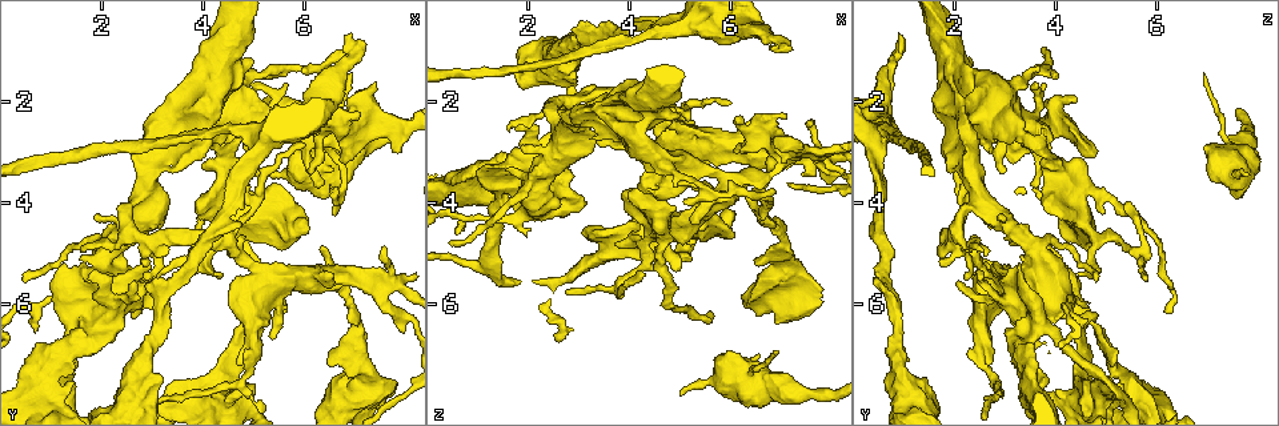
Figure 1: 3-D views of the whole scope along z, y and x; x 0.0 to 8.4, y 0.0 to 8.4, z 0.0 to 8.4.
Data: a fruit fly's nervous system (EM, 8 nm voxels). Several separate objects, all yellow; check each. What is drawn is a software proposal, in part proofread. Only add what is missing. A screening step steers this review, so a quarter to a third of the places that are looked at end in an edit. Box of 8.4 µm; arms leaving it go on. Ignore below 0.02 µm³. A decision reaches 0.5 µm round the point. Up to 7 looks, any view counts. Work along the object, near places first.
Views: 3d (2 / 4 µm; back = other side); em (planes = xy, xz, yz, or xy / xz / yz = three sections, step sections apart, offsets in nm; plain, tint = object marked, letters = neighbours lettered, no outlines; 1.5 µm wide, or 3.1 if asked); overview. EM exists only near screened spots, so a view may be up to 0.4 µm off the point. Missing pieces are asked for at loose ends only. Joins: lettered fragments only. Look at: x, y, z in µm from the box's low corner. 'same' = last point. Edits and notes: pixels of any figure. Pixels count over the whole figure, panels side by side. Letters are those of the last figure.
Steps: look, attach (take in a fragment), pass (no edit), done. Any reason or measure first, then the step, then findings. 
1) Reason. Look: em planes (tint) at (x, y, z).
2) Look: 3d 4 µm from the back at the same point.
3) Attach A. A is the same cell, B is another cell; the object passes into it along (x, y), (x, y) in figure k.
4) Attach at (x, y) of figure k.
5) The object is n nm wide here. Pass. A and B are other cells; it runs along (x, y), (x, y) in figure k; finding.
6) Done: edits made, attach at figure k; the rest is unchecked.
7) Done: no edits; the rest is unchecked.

Free end. Look: em xz step 8 (letters) at (6.35, 4.90, 3.85).

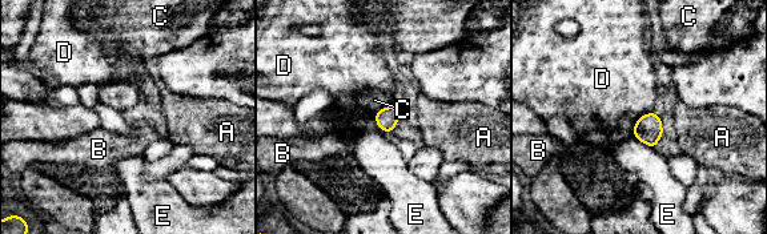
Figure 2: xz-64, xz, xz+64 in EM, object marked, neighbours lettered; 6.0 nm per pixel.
Cut it another way. Look: em planes (letters) at the same point.

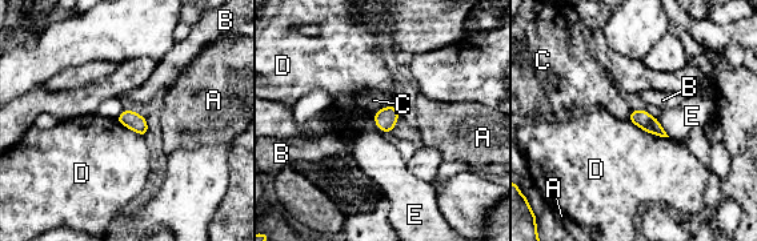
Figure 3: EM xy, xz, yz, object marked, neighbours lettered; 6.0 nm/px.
The longest contact is with D, 260 nm. Pass. A, B, C, D and E are other cells; a border runs along (629, 119), (645, 131), (668, 137) in figure 3; none of them fits.

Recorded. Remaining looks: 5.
Thin end. Look: em yz step 4 (tint) at (5.35, 6.25, 4.75).

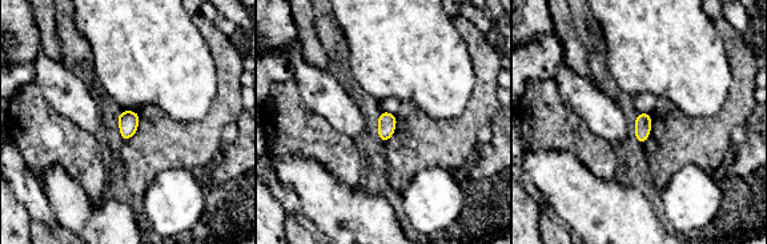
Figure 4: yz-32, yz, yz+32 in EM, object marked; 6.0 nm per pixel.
Look: em planes (letters) at the same point.

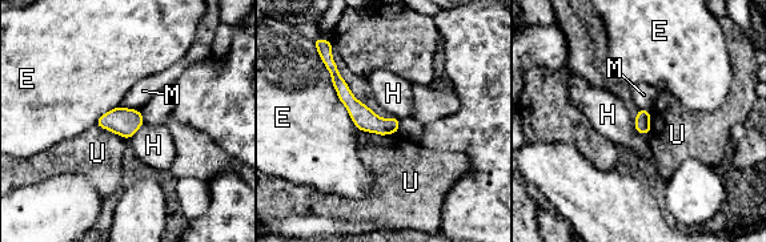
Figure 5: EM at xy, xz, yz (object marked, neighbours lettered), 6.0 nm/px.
Pass. E, H, M and U are other cells; no lettered fragment goes on from it.

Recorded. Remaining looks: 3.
Tapers out. Look: em 3.1 µm yz step 16 (tint) at (5.05, 3.50, 7.75).

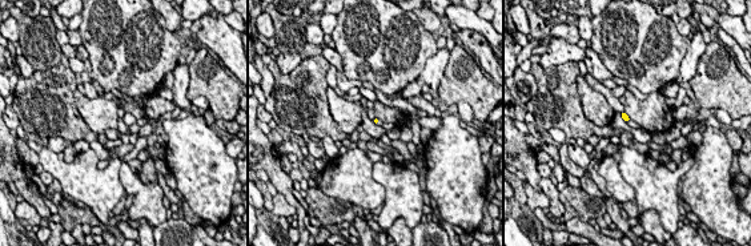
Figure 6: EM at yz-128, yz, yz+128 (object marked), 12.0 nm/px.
Look: em 3.1 µm planes (tint) at the same point.

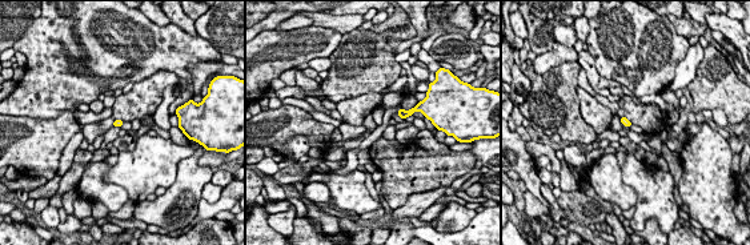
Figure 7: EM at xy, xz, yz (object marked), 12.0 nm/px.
Look: em 3.1 µm planes (letters) at the same point.

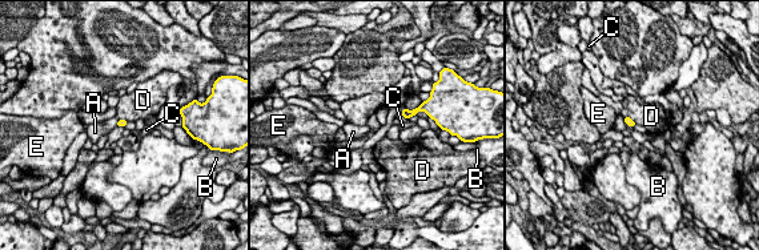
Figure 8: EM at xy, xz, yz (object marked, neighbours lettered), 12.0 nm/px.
The longest contact is with D, 130 nm. Pass. A, B, C, D and E are other cells; a border runs along (119, 119), (128, 121) in figure 8; none of them fits.

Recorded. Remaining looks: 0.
Done: no edits; the rest is unchecked.

